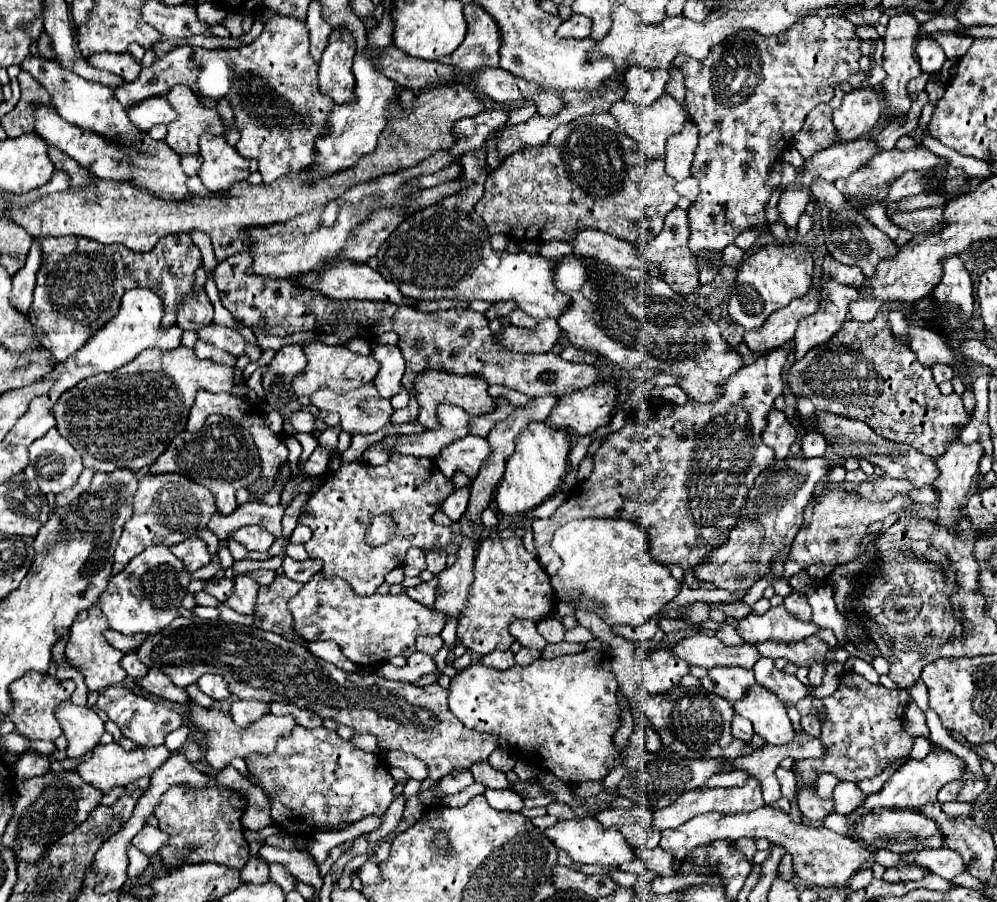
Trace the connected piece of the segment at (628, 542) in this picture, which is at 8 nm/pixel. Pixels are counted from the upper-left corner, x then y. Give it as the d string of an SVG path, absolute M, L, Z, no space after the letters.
M620 518L572 520L558 528L552 548L562 558L558 576L566 594L578 608L596 612L608 626L642 626L680 592L680 582L670 576L670 570L652 560L648 534L638 522Z

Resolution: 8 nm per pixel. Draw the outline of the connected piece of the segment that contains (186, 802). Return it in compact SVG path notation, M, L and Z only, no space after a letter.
M170 786L158 806L154 808L154 816L158 818L158 826L164 834L168 834L168 842L158 850L158 858L162 866L172 872L180 870L186 864L196 862L218 862L228 868L242 870L248 862L248 844L244 840L244 828L240 824L242 814L246 812L248 800L226 786L208 786L208 788L188 788L188 786Z

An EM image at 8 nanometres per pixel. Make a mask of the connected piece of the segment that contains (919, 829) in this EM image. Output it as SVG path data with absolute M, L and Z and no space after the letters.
M874 808L872 812L864 814L854 824L854 834L860 842L868 844L870 848L884 848L898 854L906 852L918 852L922 848L942 848L944 840L940 840L940 834L936 832L936 824L928 820L922 812L916 810L894 810L894 808Z

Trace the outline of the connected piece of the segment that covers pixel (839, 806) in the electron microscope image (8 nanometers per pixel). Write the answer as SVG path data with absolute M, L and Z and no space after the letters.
M840 782L834 788L834 804L836 804L834 810L838 814L856 812L856 808L860 808L864 804L864 800L866 800L866 794L854 782Z

